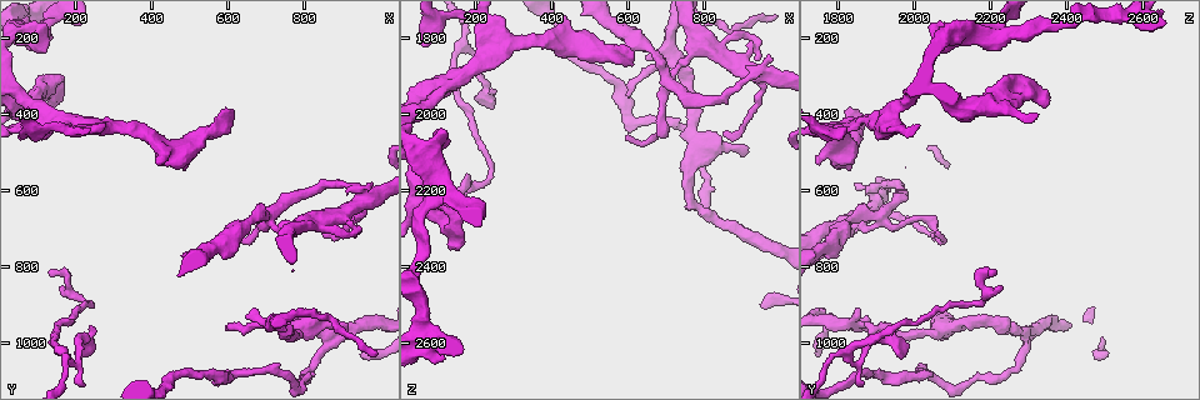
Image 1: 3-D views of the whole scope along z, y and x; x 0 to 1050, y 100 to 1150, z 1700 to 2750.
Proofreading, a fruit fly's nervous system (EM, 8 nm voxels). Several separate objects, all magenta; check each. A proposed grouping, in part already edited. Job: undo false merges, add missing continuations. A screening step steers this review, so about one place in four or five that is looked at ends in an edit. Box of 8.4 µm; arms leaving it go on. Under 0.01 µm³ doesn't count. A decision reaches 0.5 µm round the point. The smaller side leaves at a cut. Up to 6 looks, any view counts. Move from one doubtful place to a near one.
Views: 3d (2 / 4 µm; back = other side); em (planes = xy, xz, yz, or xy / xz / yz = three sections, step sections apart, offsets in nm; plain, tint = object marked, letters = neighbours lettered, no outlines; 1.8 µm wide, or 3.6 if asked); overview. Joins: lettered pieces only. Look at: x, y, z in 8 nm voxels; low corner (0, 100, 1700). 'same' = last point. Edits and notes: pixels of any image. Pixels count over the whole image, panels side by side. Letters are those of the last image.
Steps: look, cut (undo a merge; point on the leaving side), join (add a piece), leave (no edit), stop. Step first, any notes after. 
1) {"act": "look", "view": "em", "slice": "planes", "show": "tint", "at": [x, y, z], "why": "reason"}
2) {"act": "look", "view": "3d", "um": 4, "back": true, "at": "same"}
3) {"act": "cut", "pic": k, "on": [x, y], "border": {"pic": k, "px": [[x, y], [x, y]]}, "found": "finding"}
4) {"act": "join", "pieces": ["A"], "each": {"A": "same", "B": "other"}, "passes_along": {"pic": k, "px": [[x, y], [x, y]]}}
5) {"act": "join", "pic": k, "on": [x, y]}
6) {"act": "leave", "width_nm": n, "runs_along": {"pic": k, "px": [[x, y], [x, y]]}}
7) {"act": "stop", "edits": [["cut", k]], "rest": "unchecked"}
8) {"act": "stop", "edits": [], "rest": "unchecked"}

{"act": "look", "view": "3d", "um": 2, "at": [595, 390, 1830], "why": "an open end"}

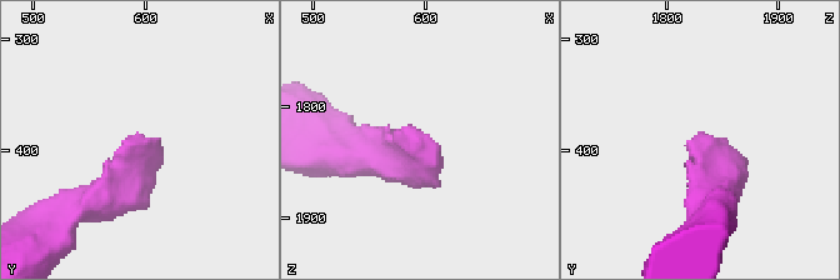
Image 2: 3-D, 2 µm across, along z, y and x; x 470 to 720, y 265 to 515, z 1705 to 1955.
{"act": "look", "view": "em", "slice": "planes", "show": "letters", "at": [596, 386, 1828]}

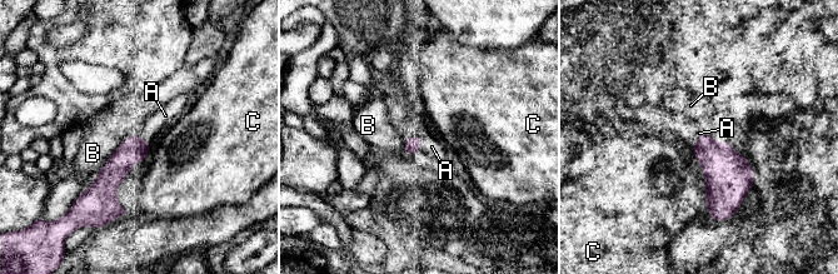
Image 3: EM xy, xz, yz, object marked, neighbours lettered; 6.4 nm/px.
{"act": "join", "pic": 3, "on": [165, 115], "each": {"A": "same", "B": "other", "C": "other"}, "found": "it goes on there"}

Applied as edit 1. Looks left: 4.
{"act": "look", "view": "em", "slice": "xz", "step": 4, "show": "tint", "at": [710, 670, 1905], "why": "sharp bend"}

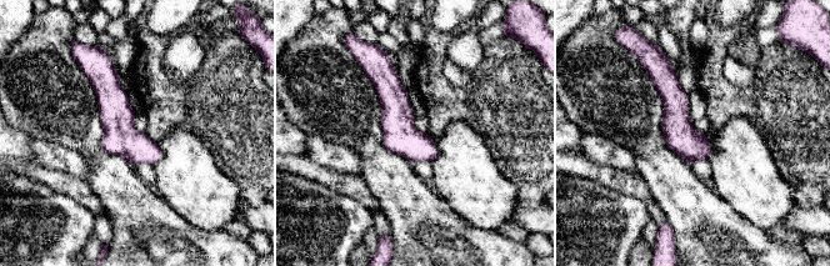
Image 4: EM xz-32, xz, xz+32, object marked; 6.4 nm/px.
{"act": "look", "view": "em", "slice": "planes", "show": "tint", "at": "same"}

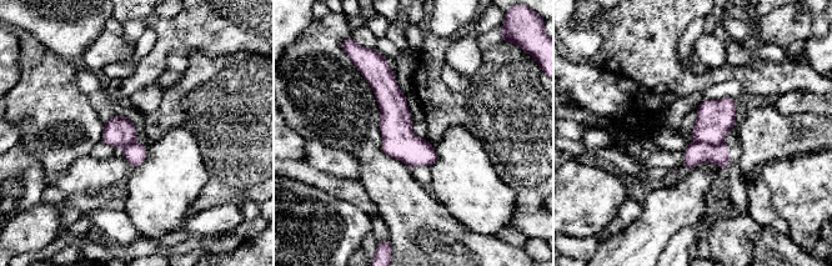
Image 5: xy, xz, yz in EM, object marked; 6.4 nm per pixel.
{"act": "look", "view": "em", "slice": "planes", "show": "letters", "at": "same", "why": "see the neighbours"}

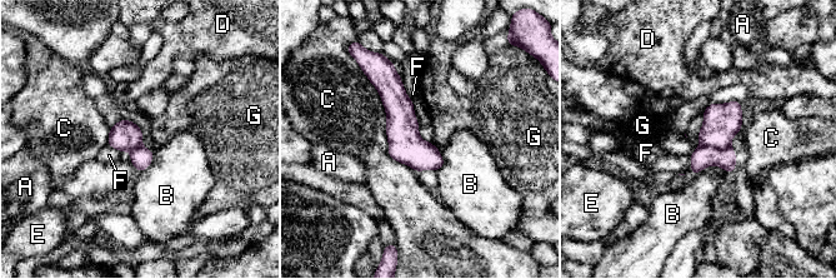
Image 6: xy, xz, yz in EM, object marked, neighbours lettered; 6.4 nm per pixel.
{"act": "cut", "pic": 6, "on": [721, 121], "width_nm": 200, "longest_contact_nm": ["C", 700], "each": {"A": "other", "B": "other", "C": "other", "D": "other", "E": "other", "F": "other", "G": "other"}, "found": "a second neuron is stuck on"}

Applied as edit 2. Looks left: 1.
{"act": "stop", "edits": [["join", 3], ["cut", 6]], "rest": "unchecked"}

